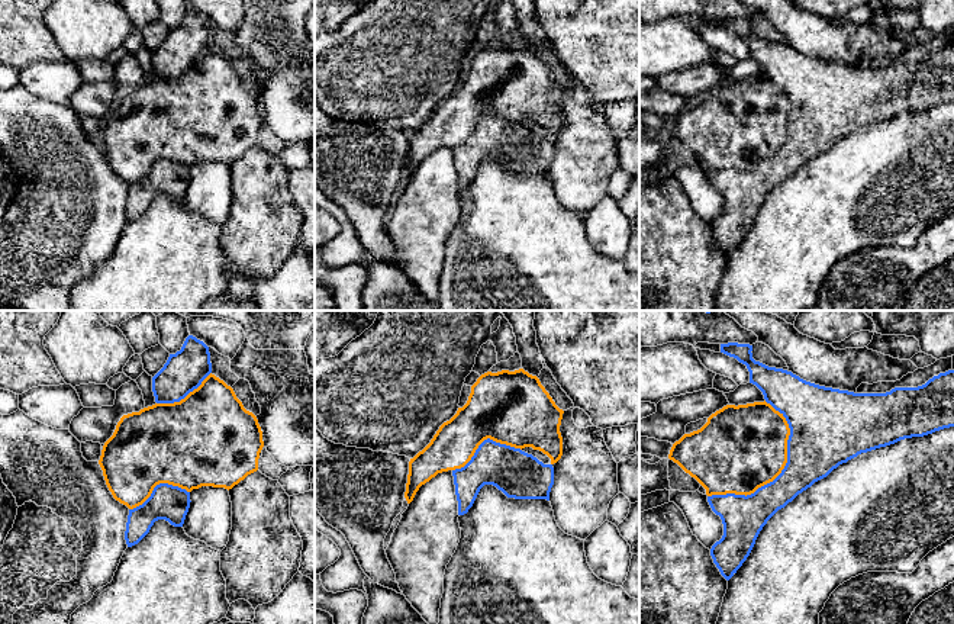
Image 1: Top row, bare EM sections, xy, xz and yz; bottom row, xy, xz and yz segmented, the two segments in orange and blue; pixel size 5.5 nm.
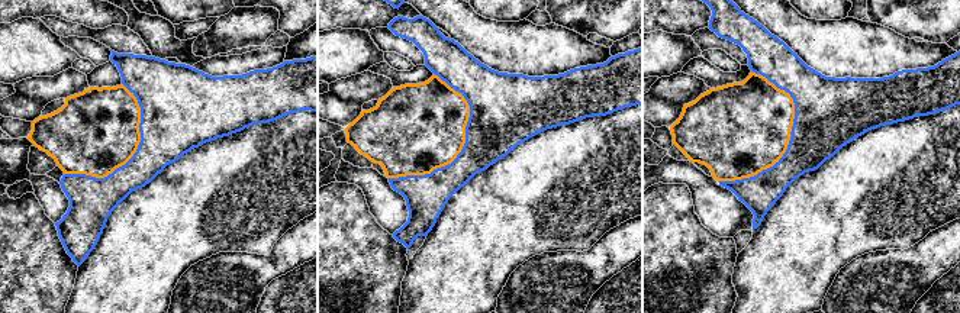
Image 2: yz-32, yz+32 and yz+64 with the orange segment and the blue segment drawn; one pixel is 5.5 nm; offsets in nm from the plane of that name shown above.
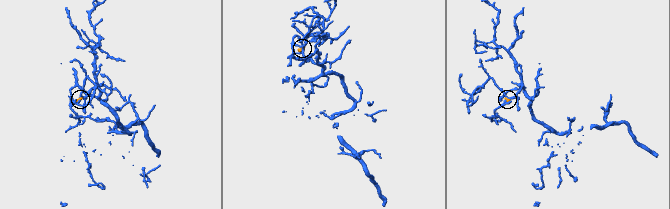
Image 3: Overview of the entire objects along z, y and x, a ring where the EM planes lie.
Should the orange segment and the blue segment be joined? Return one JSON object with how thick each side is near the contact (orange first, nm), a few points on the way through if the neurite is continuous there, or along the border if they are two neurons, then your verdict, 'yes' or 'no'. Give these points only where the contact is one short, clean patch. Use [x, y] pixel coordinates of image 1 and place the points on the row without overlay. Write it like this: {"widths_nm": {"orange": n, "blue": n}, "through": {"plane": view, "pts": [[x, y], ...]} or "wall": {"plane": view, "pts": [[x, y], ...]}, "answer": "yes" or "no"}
{"widths_nm": {"orange": 480, "blue": 320}, "answer": "no"}

